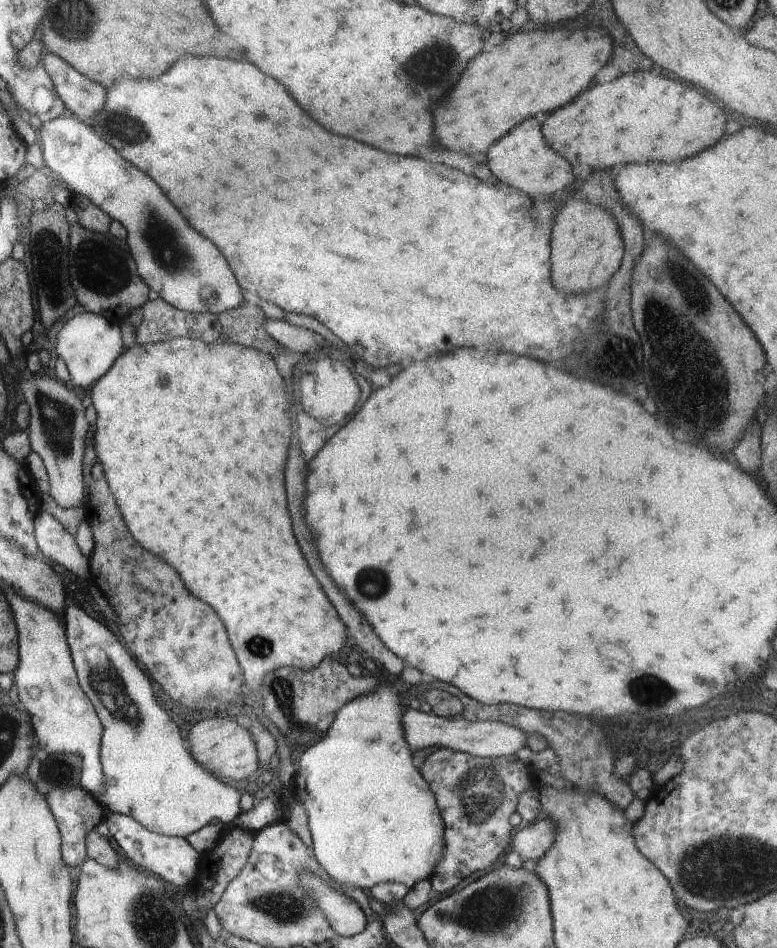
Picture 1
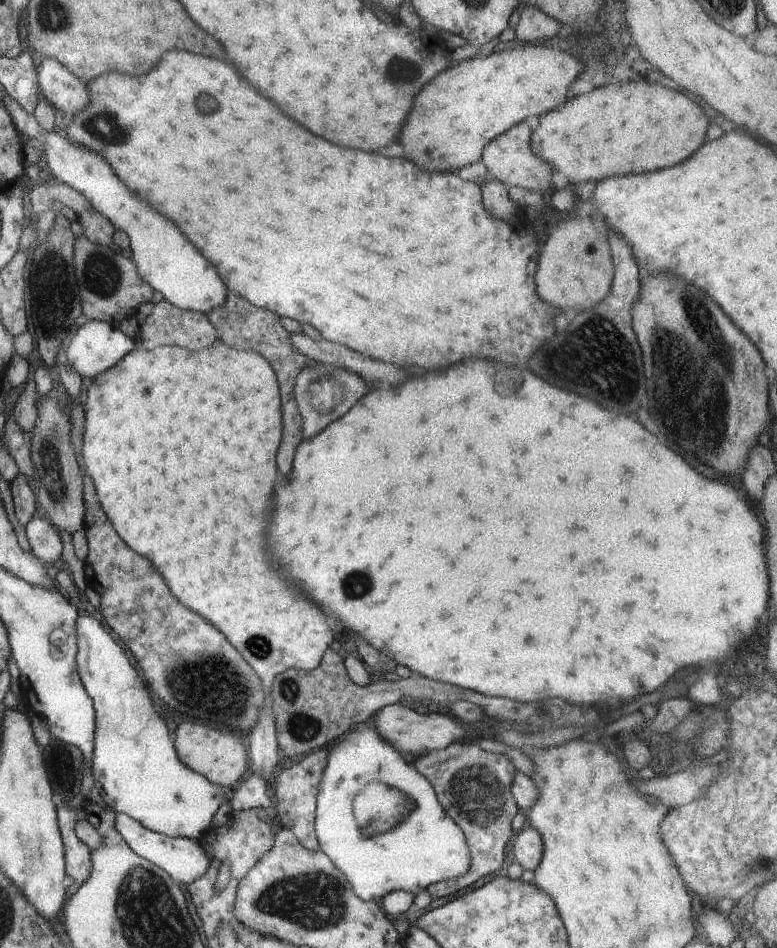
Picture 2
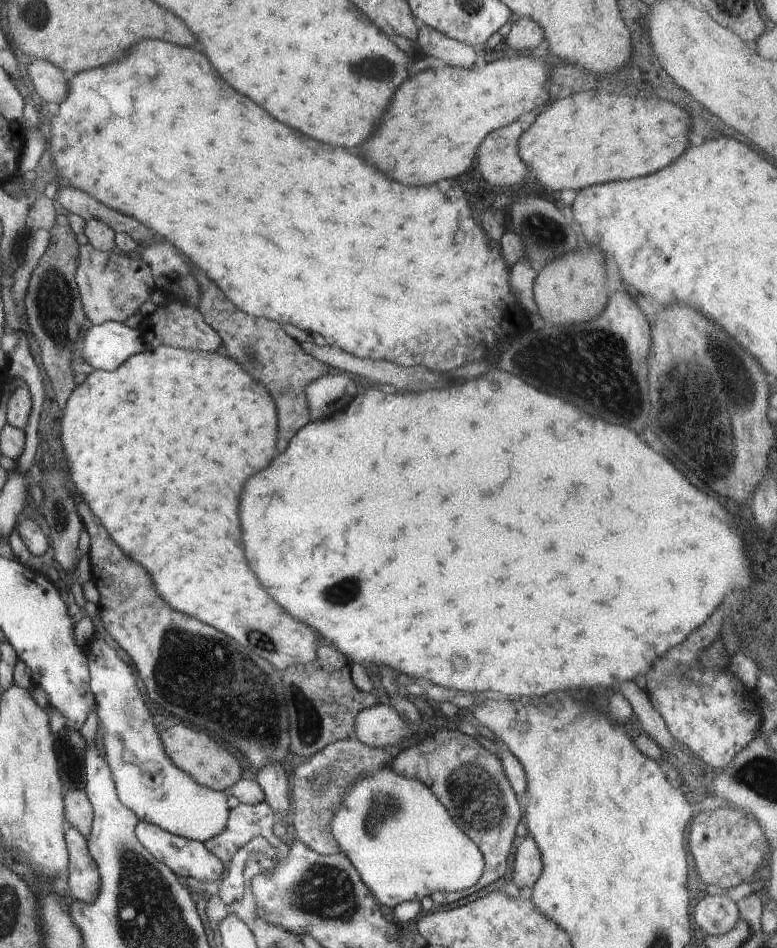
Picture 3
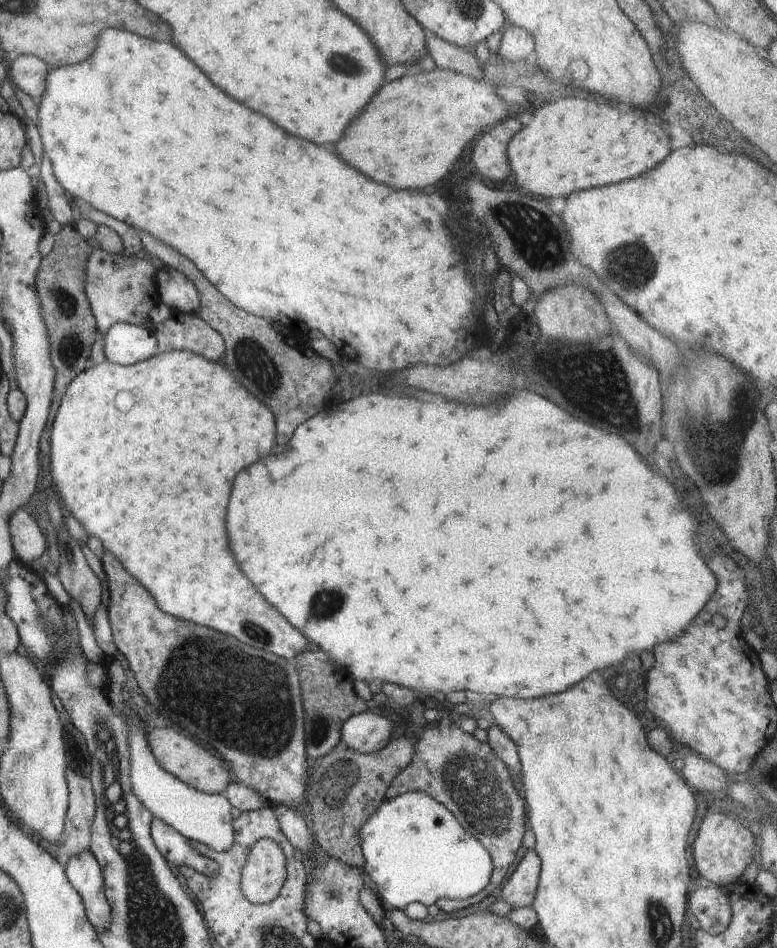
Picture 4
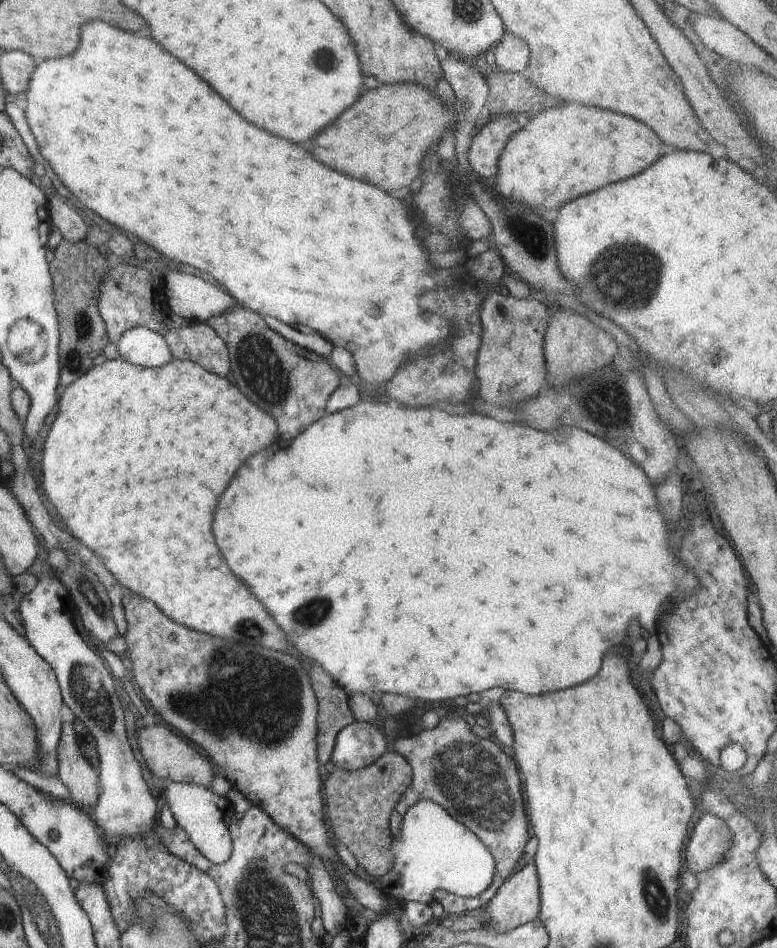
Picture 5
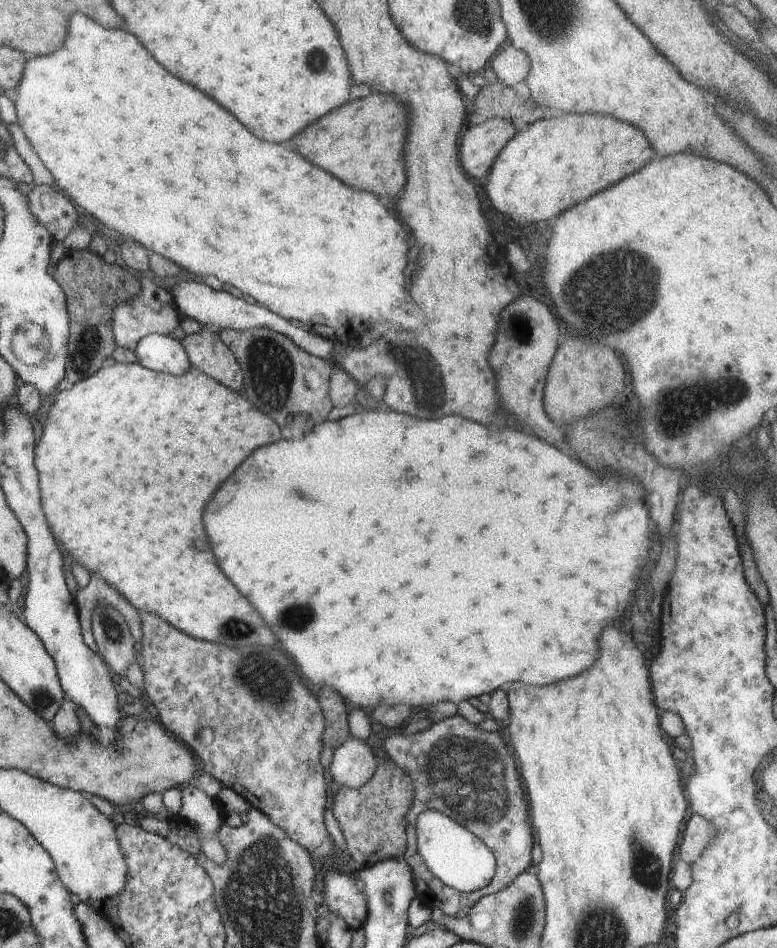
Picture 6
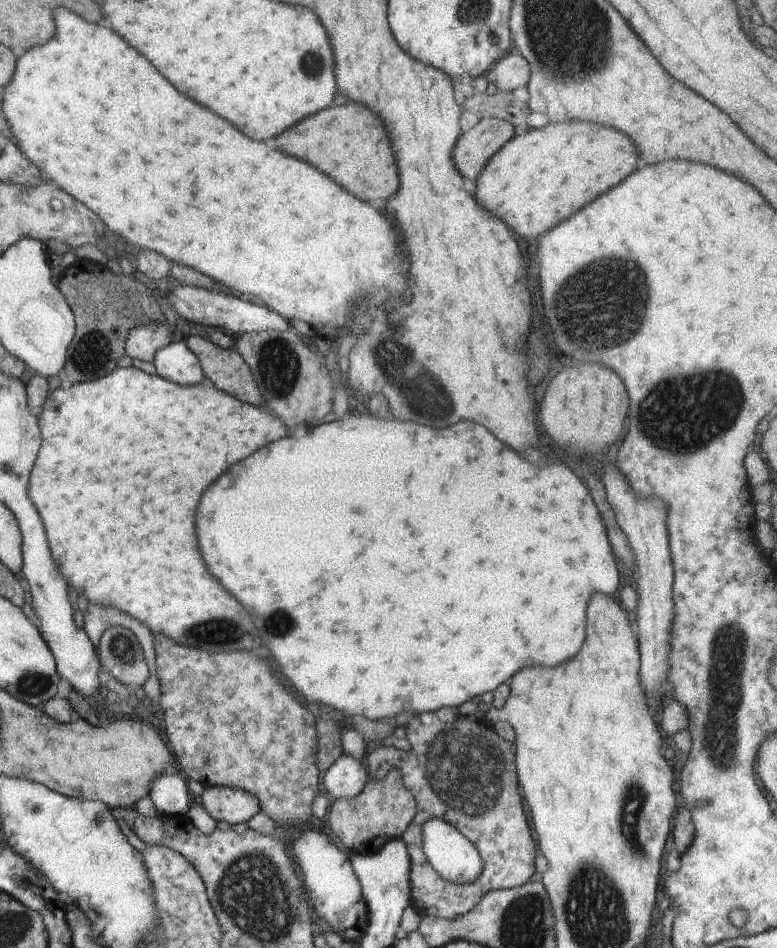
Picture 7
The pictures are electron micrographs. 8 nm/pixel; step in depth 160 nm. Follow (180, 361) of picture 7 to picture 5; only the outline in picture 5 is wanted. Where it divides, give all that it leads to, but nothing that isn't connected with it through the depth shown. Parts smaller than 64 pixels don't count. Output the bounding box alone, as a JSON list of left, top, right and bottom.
[118,326,172,368]

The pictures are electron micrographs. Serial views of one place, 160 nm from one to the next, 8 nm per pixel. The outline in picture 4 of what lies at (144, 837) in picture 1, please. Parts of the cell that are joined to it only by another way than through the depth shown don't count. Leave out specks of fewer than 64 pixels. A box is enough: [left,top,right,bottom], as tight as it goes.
[150,818,218,876]

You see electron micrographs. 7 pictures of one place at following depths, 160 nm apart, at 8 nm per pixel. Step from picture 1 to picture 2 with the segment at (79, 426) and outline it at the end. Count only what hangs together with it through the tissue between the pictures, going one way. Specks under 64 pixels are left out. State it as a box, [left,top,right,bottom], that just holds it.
[30,394,85,535]

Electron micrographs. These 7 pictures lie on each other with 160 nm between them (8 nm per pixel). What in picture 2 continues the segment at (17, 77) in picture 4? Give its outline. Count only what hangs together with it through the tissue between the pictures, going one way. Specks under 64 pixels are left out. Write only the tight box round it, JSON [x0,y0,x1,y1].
[36,57,88,114]

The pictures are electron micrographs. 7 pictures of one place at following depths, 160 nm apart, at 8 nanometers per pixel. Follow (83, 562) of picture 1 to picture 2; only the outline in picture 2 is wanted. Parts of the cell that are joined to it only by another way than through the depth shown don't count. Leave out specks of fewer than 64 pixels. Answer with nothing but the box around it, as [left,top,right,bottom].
[24,518,64,564]

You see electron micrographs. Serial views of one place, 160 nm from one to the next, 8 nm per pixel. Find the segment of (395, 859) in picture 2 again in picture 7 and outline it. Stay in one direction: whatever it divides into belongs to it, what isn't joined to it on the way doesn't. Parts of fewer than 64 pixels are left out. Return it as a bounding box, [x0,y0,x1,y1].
[422,819,483,885]

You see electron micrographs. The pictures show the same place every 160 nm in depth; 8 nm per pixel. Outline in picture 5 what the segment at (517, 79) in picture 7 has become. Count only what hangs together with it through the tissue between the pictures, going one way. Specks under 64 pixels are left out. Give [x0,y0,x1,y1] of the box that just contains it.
[494,33,530,74]

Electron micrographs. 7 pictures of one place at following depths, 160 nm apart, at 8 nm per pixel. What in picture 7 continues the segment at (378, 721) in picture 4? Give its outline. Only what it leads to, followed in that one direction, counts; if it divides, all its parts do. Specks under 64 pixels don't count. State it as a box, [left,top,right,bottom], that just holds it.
[322,754,370,799]

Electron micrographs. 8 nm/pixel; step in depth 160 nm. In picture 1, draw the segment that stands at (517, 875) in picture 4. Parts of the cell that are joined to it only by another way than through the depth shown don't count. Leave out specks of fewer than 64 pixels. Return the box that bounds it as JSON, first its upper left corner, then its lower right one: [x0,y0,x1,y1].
[511,818,556,861]

